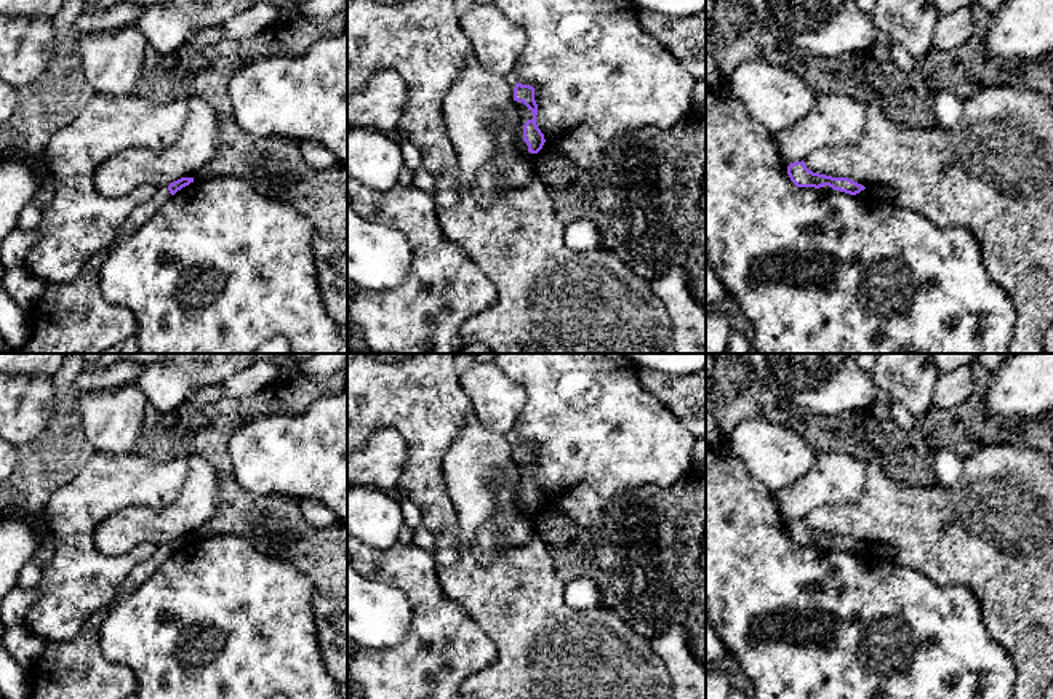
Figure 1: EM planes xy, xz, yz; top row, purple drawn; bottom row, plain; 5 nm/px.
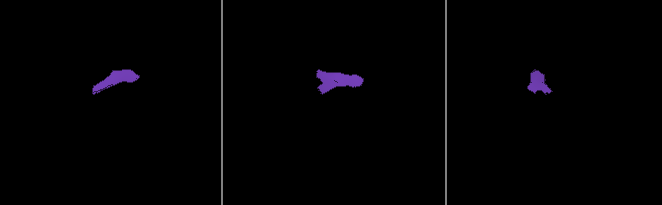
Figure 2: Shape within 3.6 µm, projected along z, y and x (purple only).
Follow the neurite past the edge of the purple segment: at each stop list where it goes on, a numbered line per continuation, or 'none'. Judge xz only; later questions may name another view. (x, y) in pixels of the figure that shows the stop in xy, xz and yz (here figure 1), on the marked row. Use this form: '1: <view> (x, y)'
1: xz (525, 114)

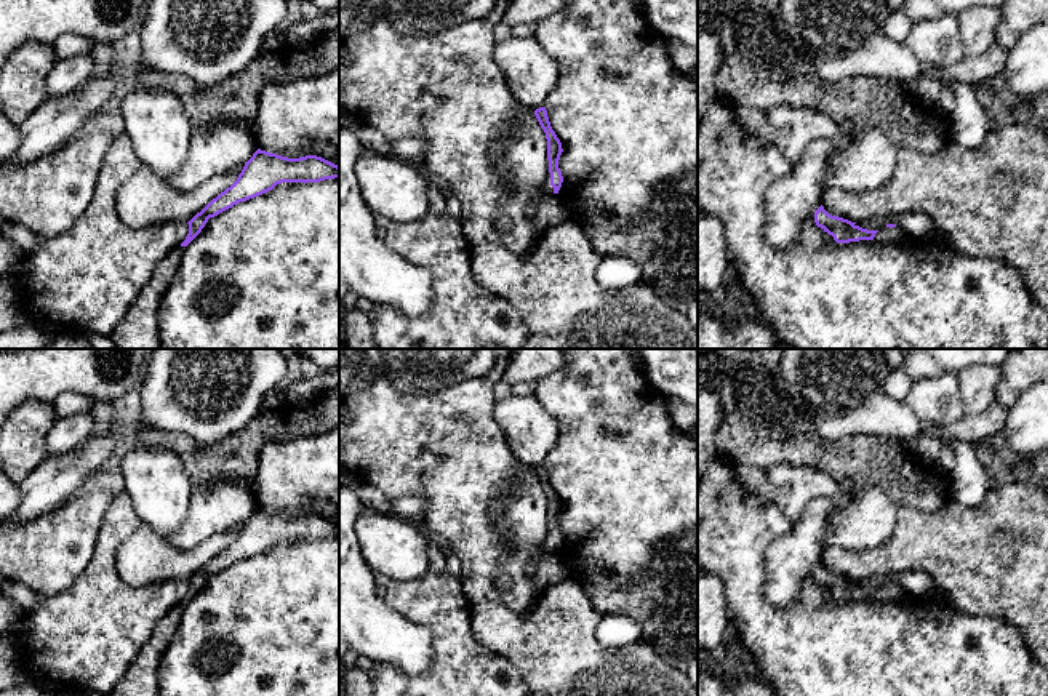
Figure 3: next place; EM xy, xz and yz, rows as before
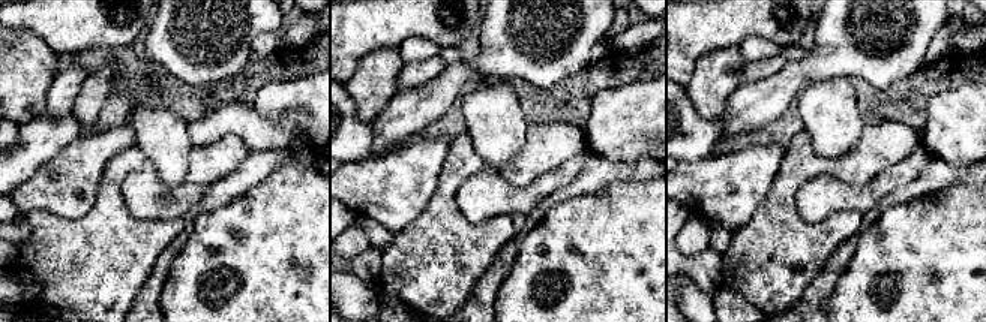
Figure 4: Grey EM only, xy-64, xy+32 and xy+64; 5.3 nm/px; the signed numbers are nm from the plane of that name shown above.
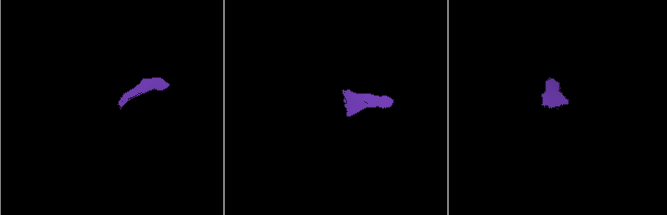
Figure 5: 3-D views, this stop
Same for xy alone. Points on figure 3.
1: xy (138, 328)

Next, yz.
1: yz (885, 236)

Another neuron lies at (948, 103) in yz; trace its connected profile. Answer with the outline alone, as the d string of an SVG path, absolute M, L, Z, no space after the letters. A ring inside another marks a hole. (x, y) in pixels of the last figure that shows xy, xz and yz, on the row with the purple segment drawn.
M942 85L938 110L949 117L955 110L955 106L957 106L955 94L952 93L950 88Z

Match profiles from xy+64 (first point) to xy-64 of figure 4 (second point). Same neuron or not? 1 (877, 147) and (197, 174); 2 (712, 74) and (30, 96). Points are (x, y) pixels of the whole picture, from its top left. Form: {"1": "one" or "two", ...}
{"1": "one", "2": "one"}

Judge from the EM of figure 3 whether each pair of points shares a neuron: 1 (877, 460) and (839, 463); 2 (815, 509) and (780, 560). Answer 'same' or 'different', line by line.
1: same
2: same

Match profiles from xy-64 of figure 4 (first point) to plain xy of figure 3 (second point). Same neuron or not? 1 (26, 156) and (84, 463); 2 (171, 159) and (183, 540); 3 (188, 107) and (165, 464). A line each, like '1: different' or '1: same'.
1: same
2: different
3: different

